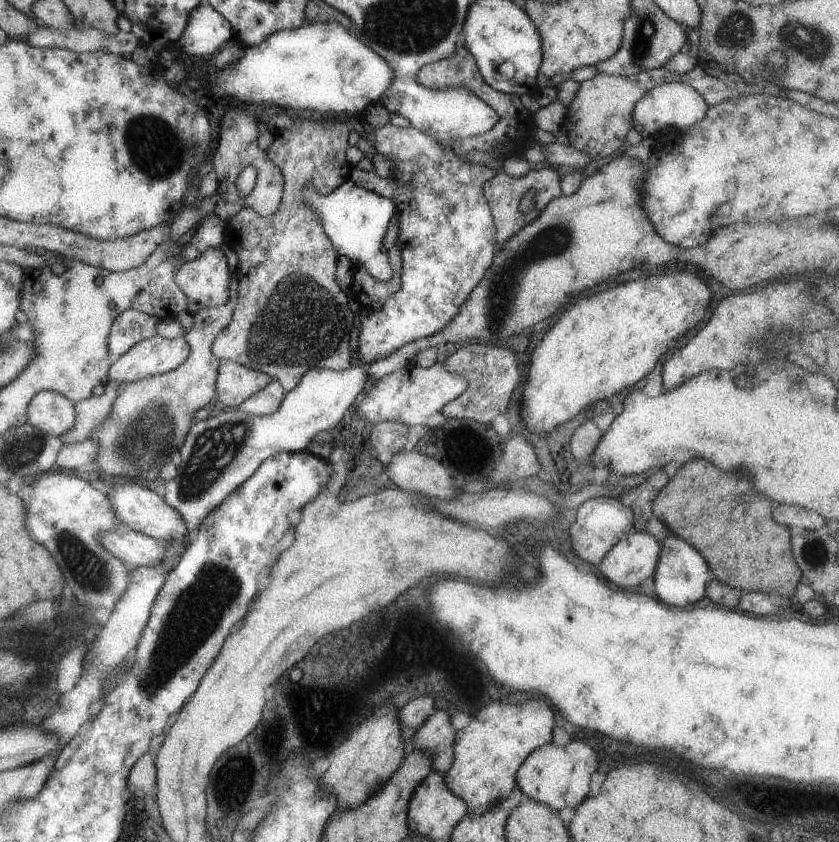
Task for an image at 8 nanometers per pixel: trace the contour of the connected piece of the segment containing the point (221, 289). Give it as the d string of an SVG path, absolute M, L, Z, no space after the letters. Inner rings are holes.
M213 247L205 250L203 254L199 254L194 260L183 262L173 280L183 295L186 296L186 308L191 314L204 309L205 307L218 307L228 300L229 282L231 279L229 266L227 265L227 258L223 248Z

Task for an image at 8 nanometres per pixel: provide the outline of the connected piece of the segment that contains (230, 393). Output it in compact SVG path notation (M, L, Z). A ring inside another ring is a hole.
M233 361L218 363L215 381L215 401L222 408L236 407L259 392L272 378L265 373Z

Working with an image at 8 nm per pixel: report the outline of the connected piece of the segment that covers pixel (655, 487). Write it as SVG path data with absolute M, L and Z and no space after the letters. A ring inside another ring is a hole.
M663 468L652 470L646 482L627 488L619 500L632 510L632 531L650 534L661 542L670 534L668 527L652 511L652 502L660 490L668 483Z

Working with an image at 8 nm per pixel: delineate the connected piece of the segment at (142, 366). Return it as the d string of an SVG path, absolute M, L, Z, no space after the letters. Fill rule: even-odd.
M155 334L139 339L110 364L108 380L133 384L141 379L169 372L187 358L189 351L183 337L167 340Z

